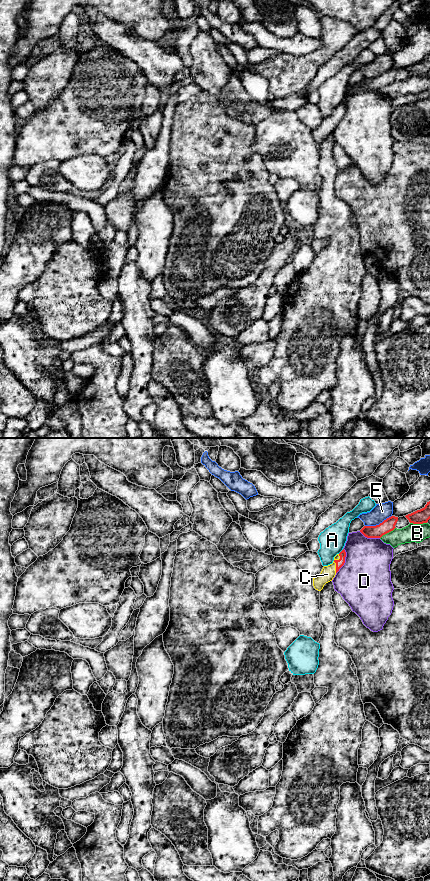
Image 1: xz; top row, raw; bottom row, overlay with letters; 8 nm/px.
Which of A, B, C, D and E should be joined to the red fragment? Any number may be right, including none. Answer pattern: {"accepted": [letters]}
{"accepted": []}

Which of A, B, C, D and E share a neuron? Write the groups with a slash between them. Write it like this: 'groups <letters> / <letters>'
groups A / B / C / D / E

